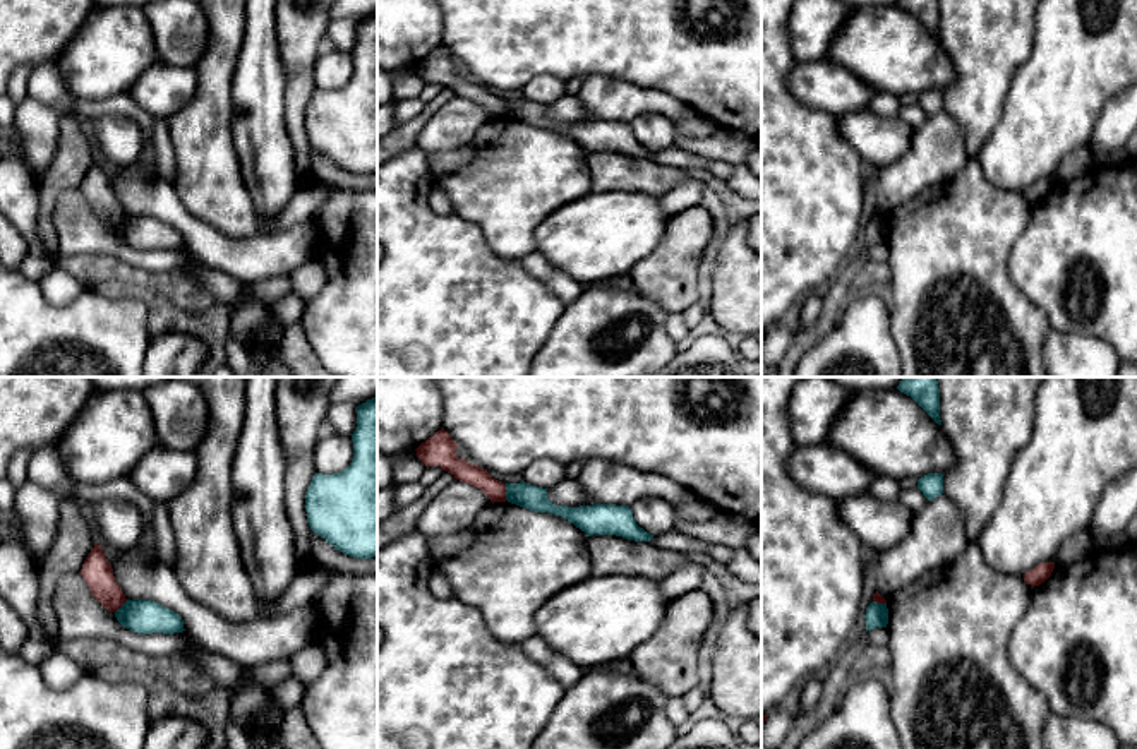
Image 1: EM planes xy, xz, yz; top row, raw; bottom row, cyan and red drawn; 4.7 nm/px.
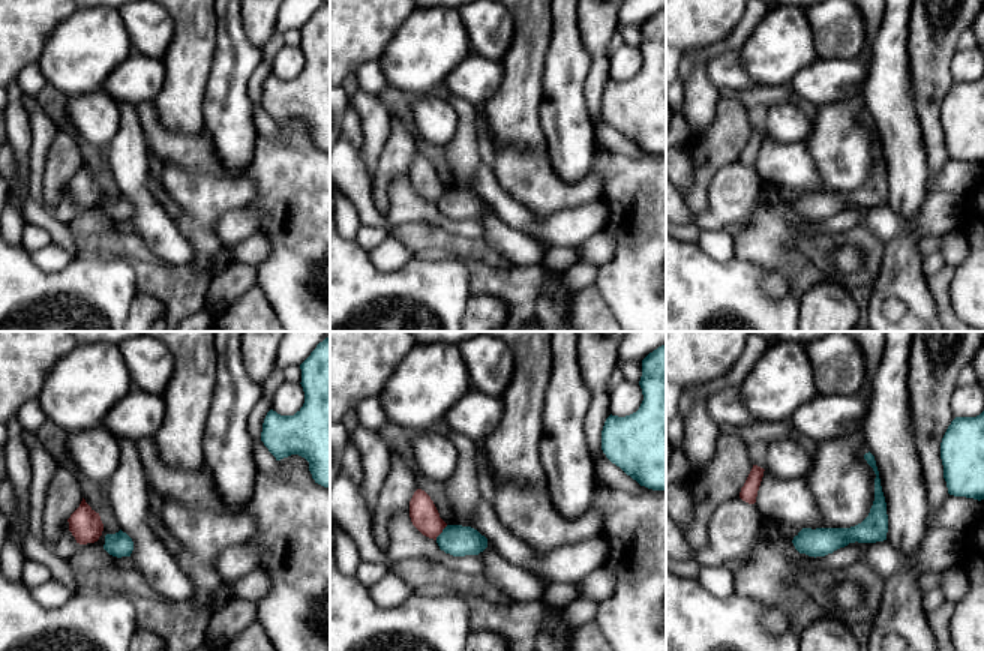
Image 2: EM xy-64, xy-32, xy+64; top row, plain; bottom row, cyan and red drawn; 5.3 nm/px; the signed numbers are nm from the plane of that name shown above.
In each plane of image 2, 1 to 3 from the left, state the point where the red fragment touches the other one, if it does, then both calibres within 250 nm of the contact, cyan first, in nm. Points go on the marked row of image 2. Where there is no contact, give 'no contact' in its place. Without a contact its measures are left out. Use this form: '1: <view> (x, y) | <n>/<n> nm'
1: no contact
2: xy-32 (441, 533) | 170/150 nm
3: no contact

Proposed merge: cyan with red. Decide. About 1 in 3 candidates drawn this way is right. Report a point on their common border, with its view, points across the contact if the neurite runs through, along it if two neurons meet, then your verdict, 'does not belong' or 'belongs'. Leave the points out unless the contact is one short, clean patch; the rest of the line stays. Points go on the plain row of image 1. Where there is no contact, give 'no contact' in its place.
xz (506, 108) | does not belong

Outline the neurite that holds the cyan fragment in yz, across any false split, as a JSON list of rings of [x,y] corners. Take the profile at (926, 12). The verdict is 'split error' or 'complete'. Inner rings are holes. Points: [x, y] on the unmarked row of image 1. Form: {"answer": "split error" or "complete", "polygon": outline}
{"answer": "complete", "polygon": [[[899,0],[897,5],[911,12],[938,41],[941,41],[938,0]]]}

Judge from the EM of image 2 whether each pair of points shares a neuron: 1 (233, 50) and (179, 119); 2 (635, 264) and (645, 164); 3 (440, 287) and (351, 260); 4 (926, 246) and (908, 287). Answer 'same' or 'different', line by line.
1: different
2: same
3: same
4: different

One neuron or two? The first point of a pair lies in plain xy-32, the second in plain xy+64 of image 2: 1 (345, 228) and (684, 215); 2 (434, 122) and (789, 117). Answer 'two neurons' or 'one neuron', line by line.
1: one neuron
2: one neuron

